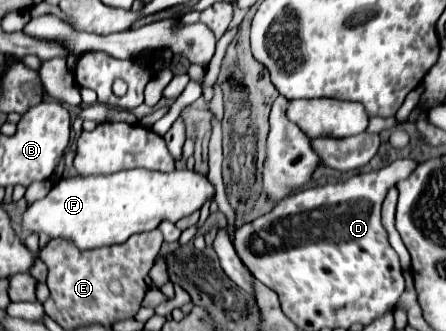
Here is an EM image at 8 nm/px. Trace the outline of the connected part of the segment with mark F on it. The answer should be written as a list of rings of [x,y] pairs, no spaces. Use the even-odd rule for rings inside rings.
[[[128,169],[128,171],[118,171],[114,175],[104,175],[104,177],[70,177],[70,179],[60,179],[52,191],[42,199],[32,203],[22,217],[22,225],[30,233],[46,233],[50,237],[64,237],[72,239],[78,249],[94,249],[94,247],[104,247],[104,245],[114,245],[114,243],[124,243],[128,237],[136,233],[146,233],[156,229],[162,221],[176,223],[178,219],[200,211],[206,201],[214,197],[214,185],[208,181],[206,175],[192,171],[192,169],[176,169],[172,173],[160,173],[160,171],[150,171],[150,169]]]

